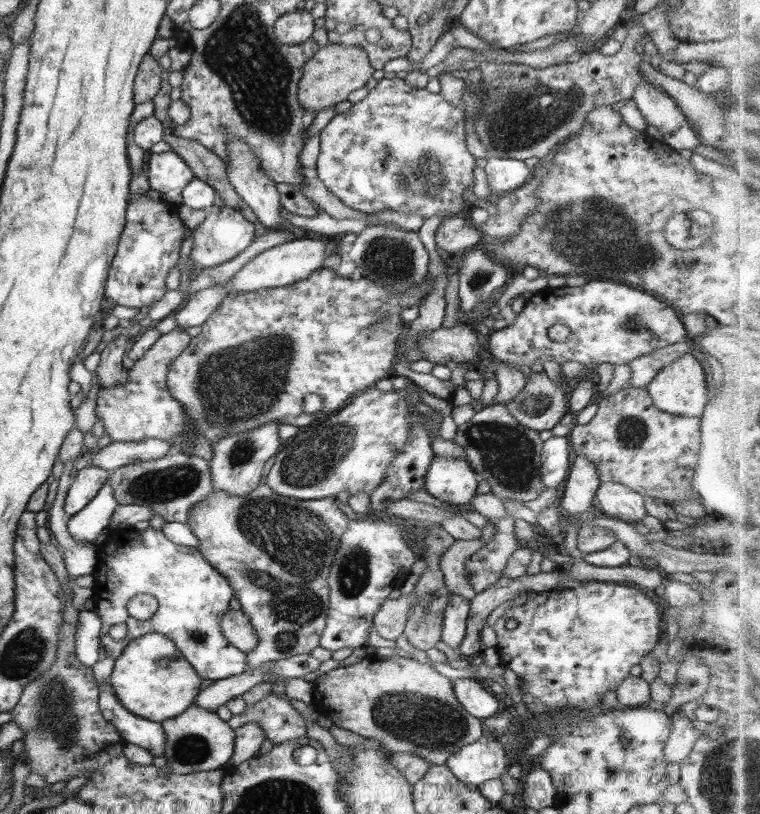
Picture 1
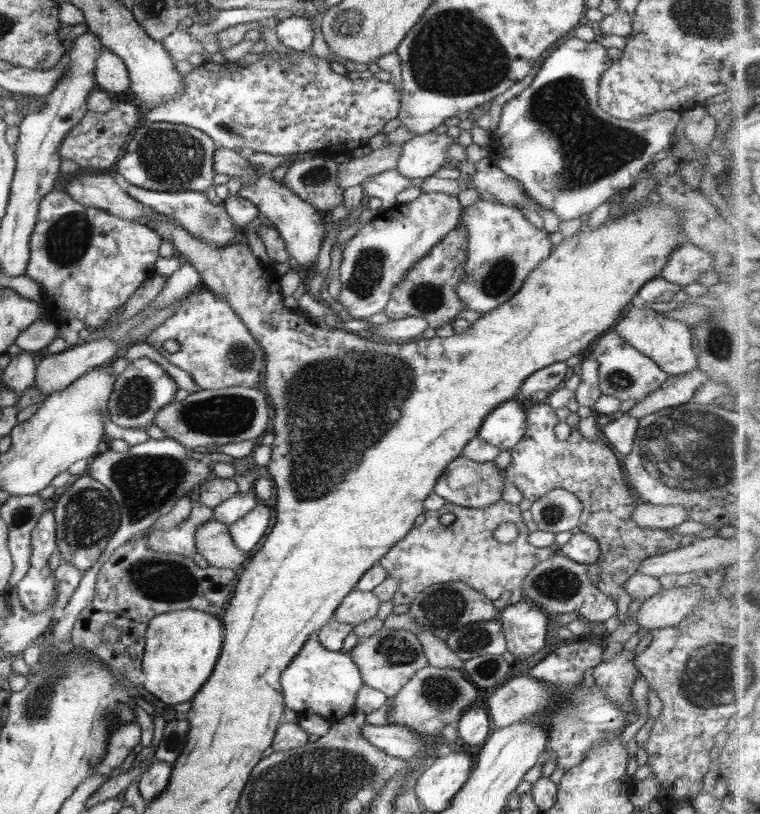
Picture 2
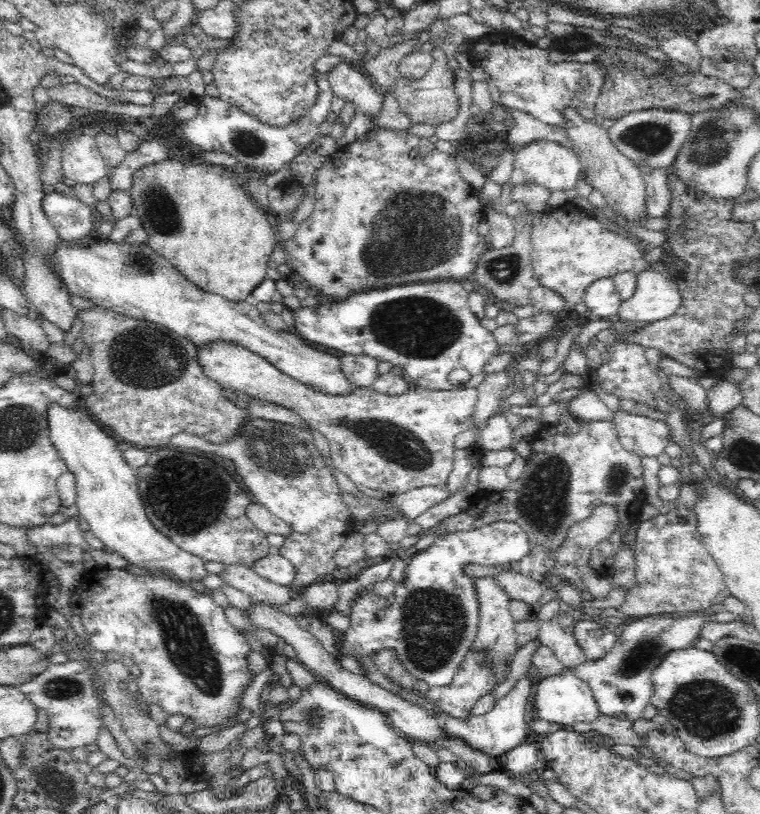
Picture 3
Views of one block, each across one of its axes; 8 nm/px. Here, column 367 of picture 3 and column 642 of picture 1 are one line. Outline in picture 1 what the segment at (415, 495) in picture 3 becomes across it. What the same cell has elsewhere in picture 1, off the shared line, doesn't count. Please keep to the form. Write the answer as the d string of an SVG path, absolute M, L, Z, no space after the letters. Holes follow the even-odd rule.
M601 482L595 499L596 508L608 517L640 524L647 515L644 496L616 482Z

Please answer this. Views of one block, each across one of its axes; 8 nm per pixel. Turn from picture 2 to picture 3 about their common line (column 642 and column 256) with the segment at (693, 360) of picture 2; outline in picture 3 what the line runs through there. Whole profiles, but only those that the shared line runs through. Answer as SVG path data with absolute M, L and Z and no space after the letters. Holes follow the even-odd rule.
M60 240L50 259L60 275L60 281L72 296L91 300L95 305L116 313L164 326L187 338L197 348L208 342L233 342L259 354L284 374L324 394L350 394L357 388L344 375L339 354L310 346L294 330L270 328L251 301L231 302L218 294L201 290L171 262L144 243L129 245L125 241L102 241L85 247L70 247L69 241Z

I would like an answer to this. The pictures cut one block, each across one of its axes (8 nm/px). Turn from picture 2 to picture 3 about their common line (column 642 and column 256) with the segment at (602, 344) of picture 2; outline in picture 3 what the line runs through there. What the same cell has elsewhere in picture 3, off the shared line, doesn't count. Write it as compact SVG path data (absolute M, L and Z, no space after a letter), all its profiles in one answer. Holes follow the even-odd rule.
M208 342L198 348L198 362L204 374L218 382L222 388L240 390L262 401L286 407L309 423L310 429L321 432L329 442L331 460L337 470L344 472L356 488L368 497L388 499L416 488L443 487L454 466L454 436L472 426L474 408L478 402L478 389L430 390L410 386L404 394L388 396L372 387L357 387L350 394L324 394L306 386L275 366L259 354L233 342Z

